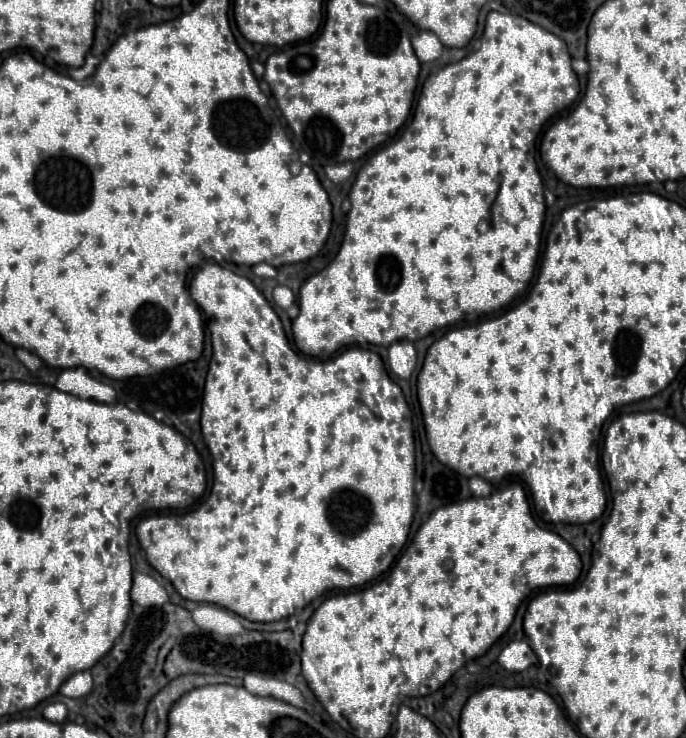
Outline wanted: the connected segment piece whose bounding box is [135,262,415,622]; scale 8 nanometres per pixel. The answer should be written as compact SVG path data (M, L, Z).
M211 262L199 268L191 278L189 292L191 292L191 298L207 316L211 342L213 342L213 356L209 362L209 372L207 372L207 382L203 392L200 425L205 444L209 446L209 452L213 456L215 480L213 480L211 494L207 496L205 502L199 504L199 508L185 514L167 514L167 516L153 514L143 518L137 524L135 532L141 548L145 550L149 564L163 578L167 578L183 598L193 602L211 602L211 604L223 606L253 622L275 622L275 620L287 618L297 608L305 608L309 602L313 602L327 590L333 590L333 588L349 590L379 578L383 572L391 568L391 564L403 550L411 530L413 512L415 512L415 490L413 490L415 444L413 444L411 410L405 402L401 388L389 378L381 356L365 348L347 348L345 352L325 362L299 356L297 352L291 350L279 316L269 306L265 296L253 286L253 282L219 264Z

